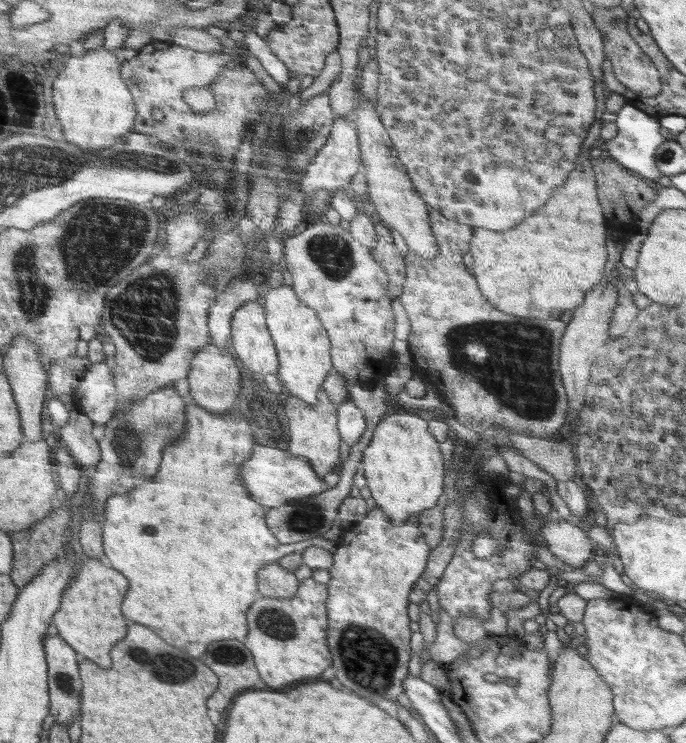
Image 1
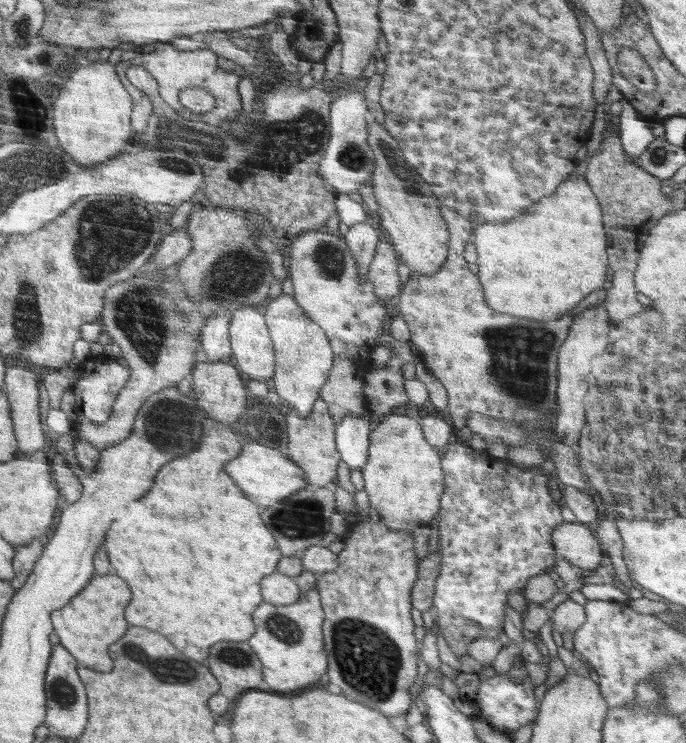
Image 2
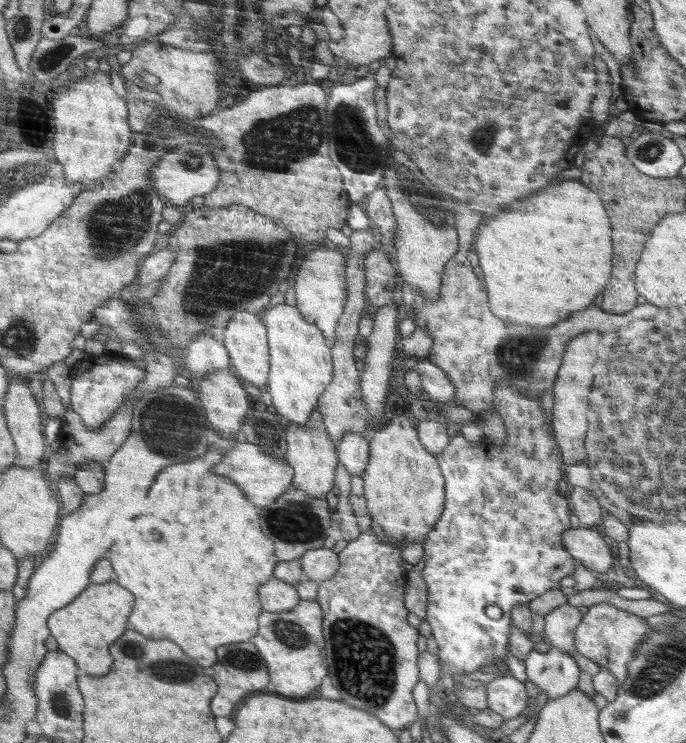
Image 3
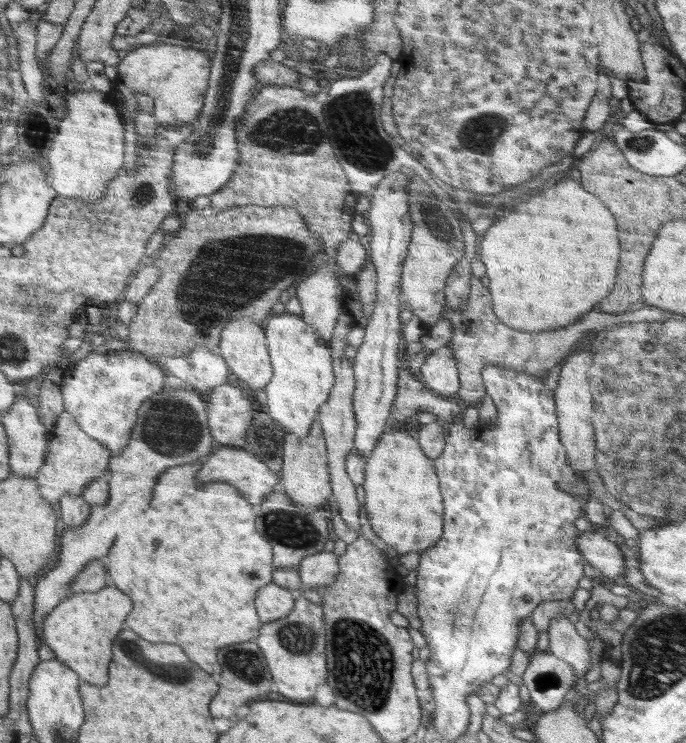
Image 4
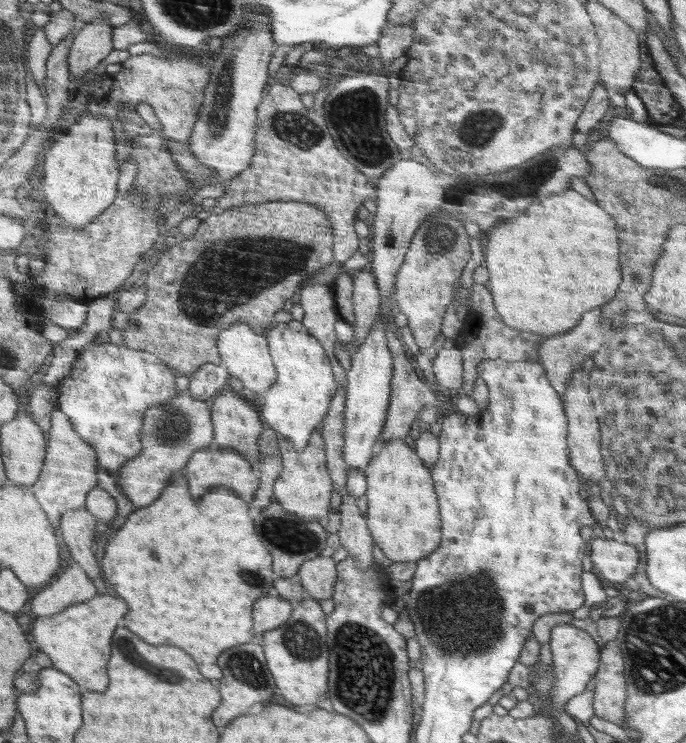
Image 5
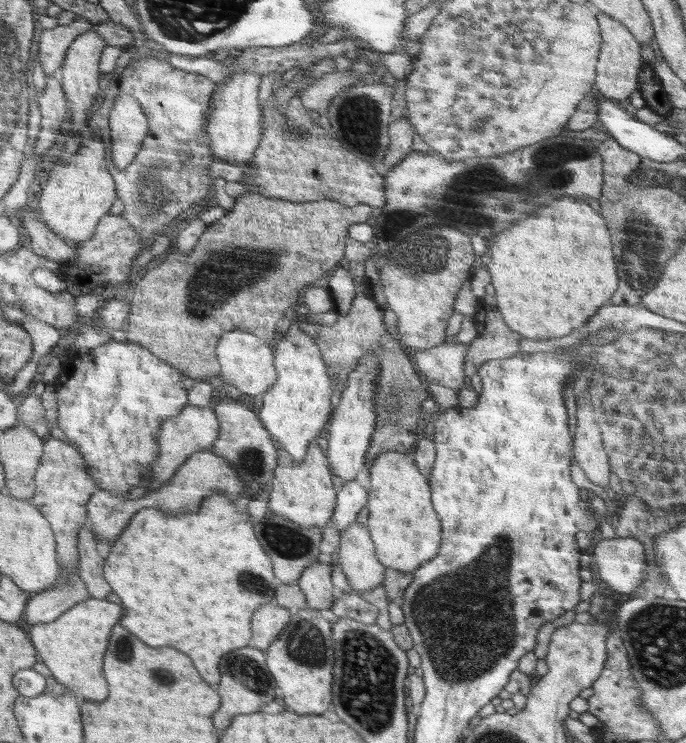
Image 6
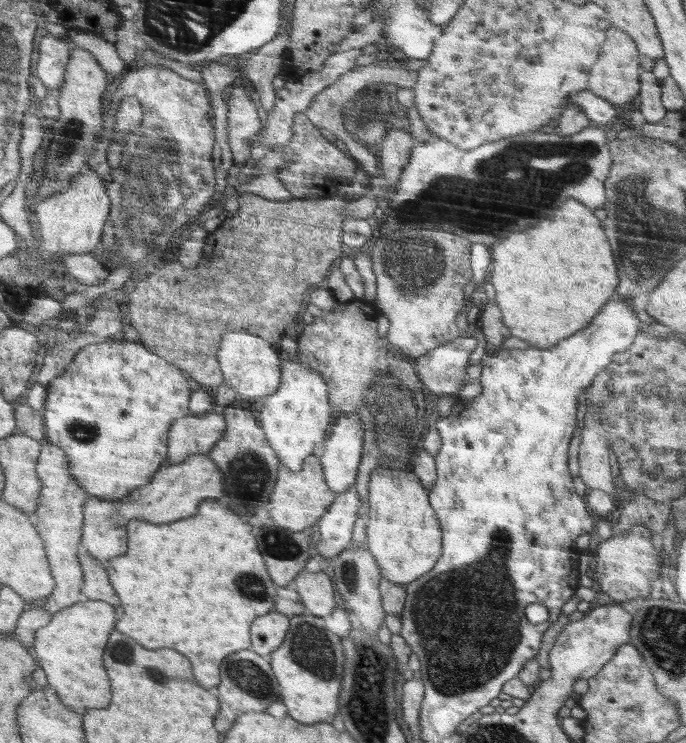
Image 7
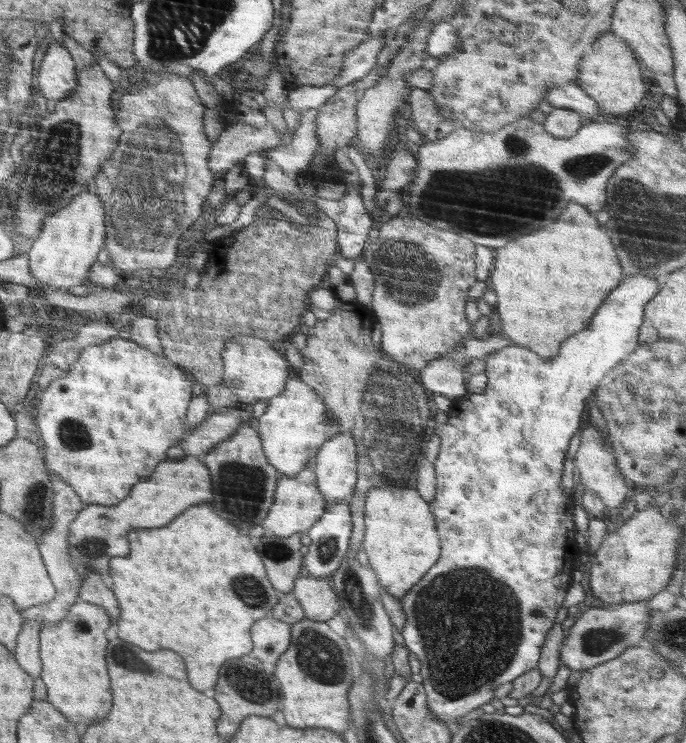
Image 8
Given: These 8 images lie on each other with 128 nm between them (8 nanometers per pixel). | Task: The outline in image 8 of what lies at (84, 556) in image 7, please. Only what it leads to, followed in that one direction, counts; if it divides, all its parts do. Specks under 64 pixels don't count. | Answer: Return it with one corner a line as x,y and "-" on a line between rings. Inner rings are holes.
88,572
88,576
84,578
79,591
78,601
90,602
96,606
102,606
104,610
108,610
109,616
112,616
112,622
118,618
118,604
116,598
112,594
110,588
104,586
103,578
98,572

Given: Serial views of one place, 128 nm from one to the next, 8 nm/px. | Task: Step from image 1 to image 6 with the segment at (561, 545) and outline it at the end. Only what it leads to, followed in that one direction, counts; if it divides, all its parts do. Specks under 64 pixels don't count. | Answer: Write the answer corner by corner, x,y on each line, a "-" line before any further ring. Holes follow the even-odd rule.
614,537
592,546
592,553
604,588
628,594
639,587
647,570
643,541
636,537

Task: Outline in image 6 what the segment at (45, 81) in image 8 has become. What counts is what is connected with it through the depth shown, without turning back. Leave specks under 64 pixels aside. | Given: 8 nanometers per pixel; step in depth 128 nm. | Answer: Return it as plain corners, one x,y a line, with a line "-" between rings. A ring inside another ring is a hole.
76,17
68,25
57,25
52,29
42,31
40,42
38,42
38,58
47,77
62,66
66,52
74,39
90,30
93,25
82,17

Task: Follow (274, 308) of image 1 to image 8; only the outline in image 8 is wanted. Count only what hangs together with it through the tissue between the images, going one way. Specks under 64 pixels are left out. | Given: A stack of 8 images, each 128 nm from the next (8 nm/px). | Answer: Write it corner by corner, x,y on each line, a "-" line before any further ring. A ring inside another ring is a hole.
287,380
287,388
268,400
268,406
255,420
263,440
263,450
268,464
276,468
279,475
293,478
306,467
310,458
316,456
320,446
326,442
326,408
314,394
314,388
302,380

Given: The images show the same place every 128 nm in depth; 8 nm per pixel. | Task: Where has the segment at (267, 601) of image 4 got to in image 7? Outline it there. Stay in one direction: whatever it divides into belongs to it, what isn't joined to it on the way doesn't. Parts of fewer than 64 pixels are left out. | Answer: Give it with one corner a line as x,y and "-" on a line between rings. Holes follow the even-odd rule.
276,610
268,612
260,616
260,620
254,620
250,630
252,632
250,648
262,658
268,658
271,661
272,652
284,643
288,631
288,618
284,614

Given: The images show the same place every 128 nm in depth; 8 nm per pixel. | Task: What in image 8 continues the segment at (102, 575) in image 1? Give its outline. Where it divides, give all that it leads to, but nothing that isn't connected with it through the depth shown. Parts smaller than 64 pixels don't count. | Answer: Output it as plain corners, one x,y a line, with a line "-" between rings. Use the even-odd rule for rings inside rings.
78,601
68,614
56,623
44,623
39,630
41,678
47,688
47,701
74,724
98,724
112,708
110,680
106,672
106,630
110,616
100,606

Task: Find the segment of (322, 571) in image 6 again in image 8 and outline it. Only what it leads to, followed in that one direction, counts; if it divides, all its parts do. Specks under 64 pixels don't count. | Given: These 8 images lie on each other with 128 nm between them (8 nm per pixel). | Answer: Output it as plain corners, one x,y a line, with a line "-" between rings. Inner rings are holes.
299,576
291,593
303,608
306,619
324,622
342,612
329,579

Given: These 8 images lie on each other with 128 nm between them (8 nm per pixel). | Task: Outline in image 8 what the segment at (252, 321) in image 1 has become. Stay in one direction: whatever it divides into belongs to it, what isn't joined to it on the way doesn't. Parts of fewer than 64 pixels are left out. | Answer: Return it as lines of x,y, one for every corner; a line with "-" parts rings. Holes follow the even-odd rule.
236,337
228,344
223,352
223,383
238,397
239,402
255,403
266,398
275,398
287,388
290,366
286,358
282,358
274,348
272,342
256,337

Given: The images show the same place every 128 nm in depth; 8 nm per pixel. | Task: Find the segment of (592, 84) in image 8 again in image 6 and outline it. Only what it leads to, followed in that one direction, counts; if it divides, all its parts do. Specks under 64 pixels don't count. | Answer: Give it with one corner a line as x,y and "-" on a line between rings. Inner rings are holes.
606,14
604,20
600,20
600,24
604,24
604,40
608,40
608,44
604,44
604,56
599,56
600,64
596,65
596,72
600,72
600,76
596,76
597,94
604,98
612,98
615,102
626,102
626,98
639,85
638,72
641,72
642,58
640,58
638,40
624,24

